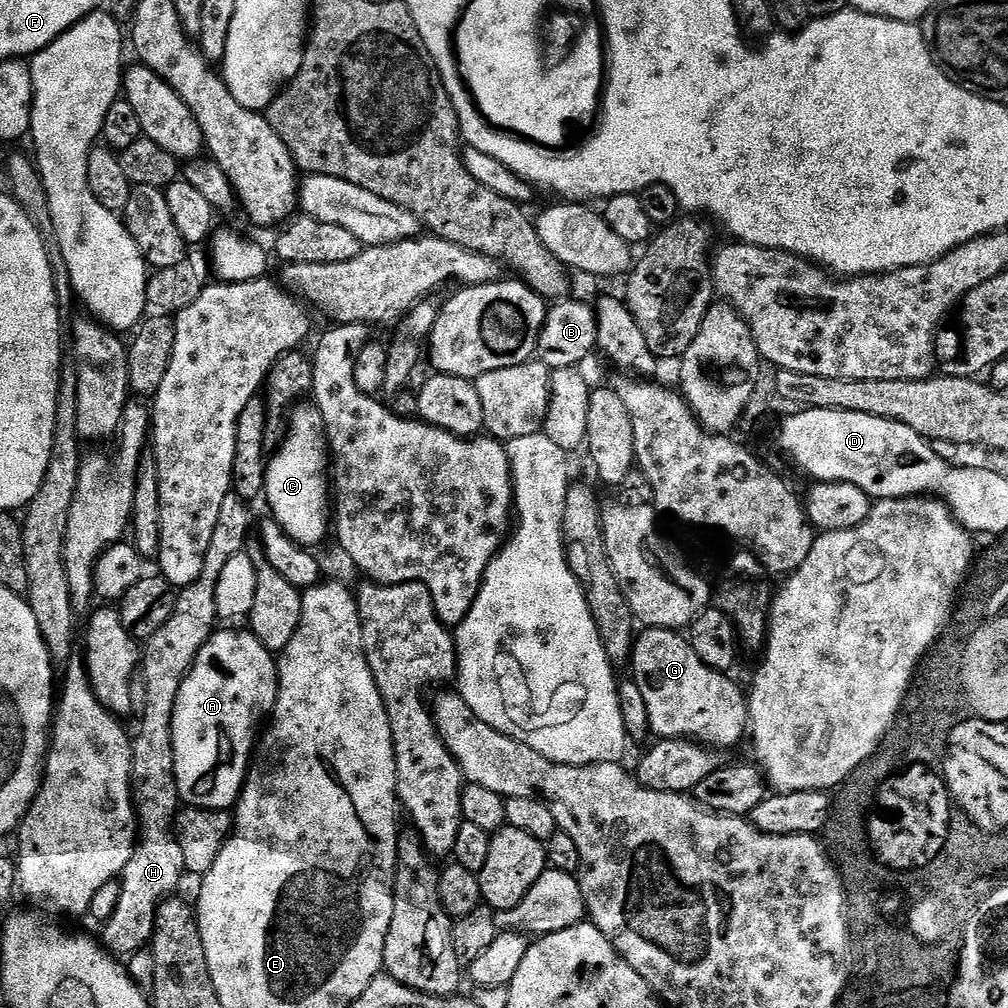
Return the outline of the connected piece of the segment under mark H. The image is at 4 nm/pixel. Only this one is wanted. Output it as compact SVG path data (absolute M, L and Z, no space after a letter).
M189 584L177 596L180 597L176 600L176 613L169 618L168 624L161 626L160 636L152 640L152 649L142 656L144 725L132 740L132 799L139 828L138 847L130 862L126 862L119 881L118 906L110 919L102 924L104 947L120 958L151 945L158 910L175 893L172 891L179 886L180 879L186 876L182 846L176 841L174 831L182 801L174 770L172 715L176 712L182 682L188 677L200 647L217 627L218 617L212 592L204 592L204 588L193 588Z

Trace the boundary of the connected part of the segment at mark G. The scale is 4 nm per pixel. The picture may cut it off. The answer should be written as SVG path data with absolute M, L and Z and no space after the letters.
M687 635L677 636L677 640L637 639L632 647L630 676L642 690L646 714L650 714L651 735L713 744L716 748L734 747L743 736L745 739L750 728L745 689L740 689L728 674L704 664Z

